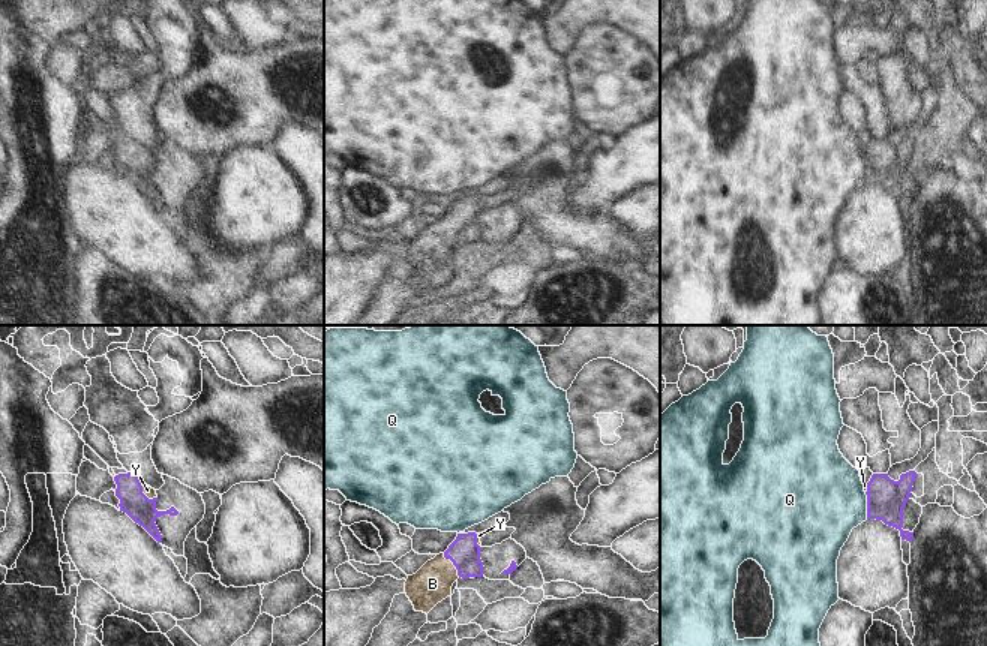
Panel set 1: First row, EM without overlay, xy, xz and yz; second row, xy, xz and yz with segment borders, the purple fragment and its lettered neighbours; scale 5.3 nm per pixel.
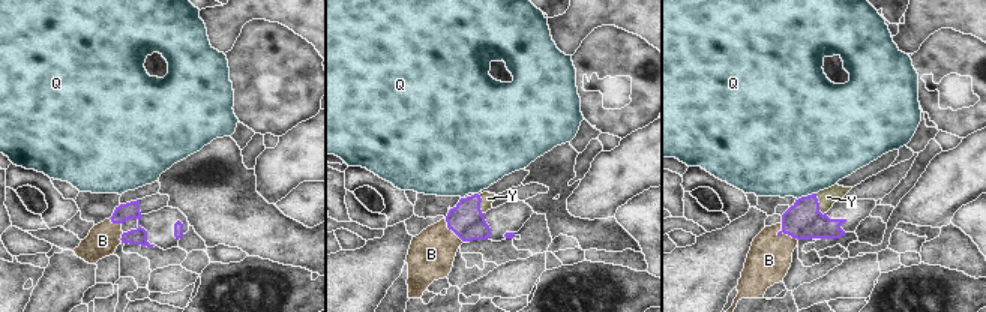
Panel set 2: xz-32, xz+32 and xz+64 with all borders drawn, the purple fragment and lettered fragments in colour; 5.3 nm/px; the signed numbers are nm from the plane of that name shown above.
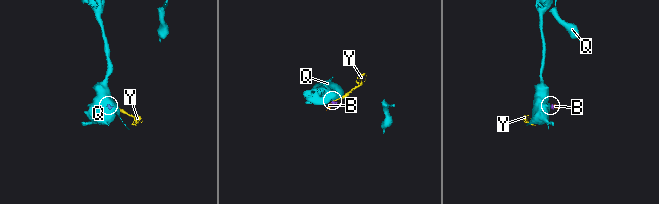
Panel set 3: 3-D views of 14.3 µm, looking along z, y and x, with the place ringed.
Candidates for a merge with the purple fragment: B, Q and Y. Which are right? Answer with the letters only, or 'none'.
B, Y

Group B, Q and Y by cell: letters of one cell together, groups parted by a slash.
B Y / Q

